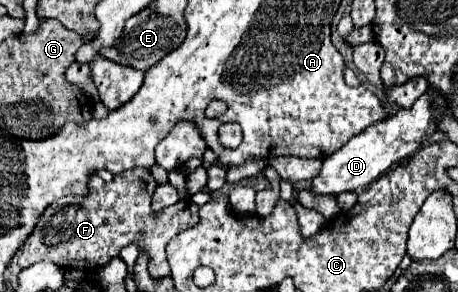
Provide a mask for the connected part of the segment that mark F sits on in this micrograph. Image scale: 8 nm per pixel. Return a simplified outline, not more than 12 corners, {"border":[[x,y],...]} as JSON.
{"border":[[148,169],[42,213],[18,265],[96,271],[138,241],[150,275],[168,275],[166,243],[200,207],[150,209]]}

